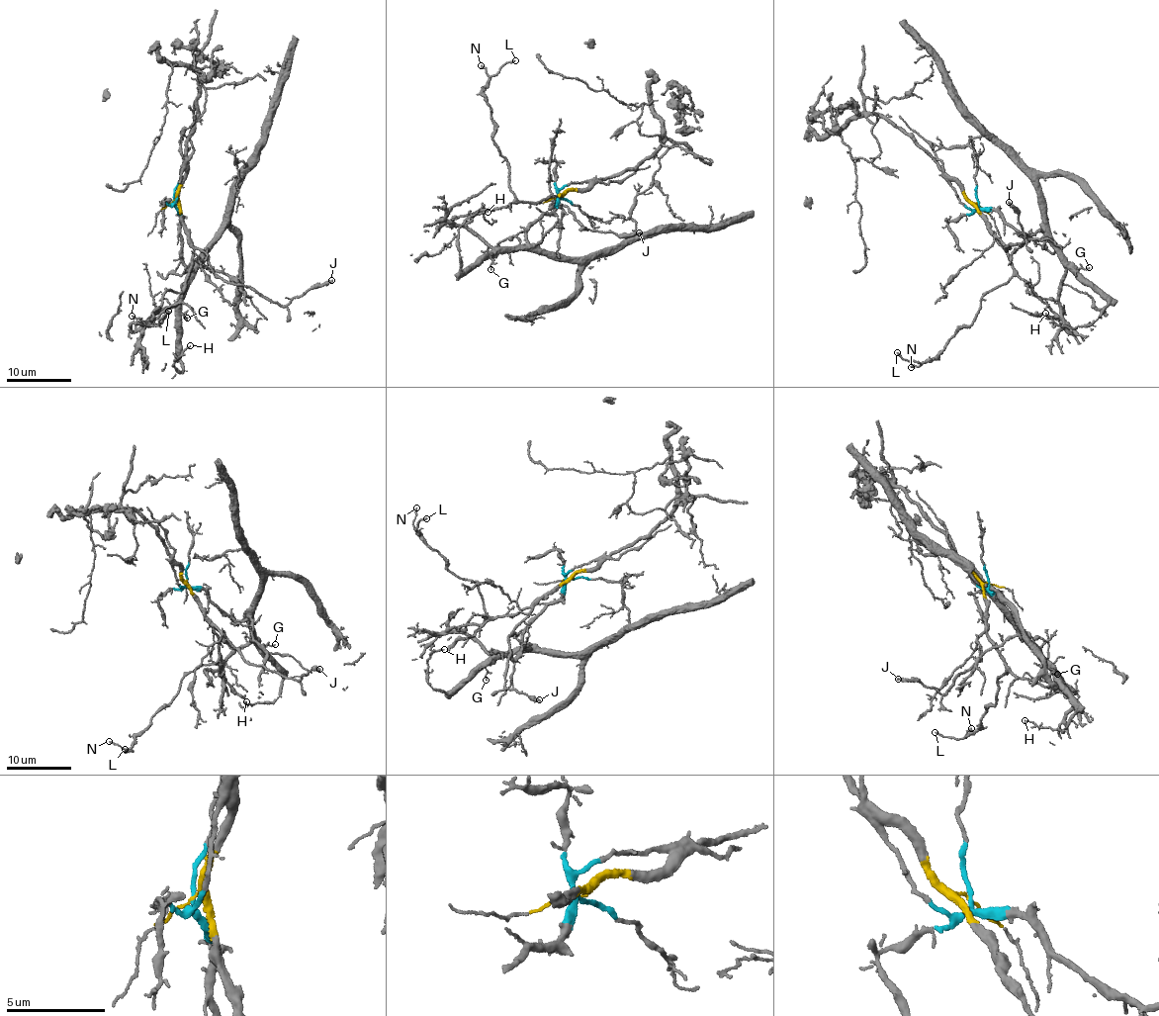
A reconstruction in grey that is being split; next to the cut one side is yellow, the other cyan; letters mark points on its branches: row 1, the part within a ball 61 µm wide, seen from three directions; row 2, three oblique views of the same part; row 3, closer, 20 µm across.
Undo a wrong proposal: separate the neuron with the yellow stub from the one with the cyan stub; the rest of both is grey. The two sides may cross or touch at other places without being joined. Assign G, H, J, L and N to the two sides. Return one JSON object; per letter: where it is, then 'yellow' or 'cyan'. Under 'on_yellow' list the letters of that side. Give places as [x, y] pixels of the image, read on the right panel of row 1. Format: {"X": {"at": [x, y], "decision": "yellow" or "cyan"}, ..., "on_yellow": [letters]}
{"G": {"at": [1089, 267], "decision": "cyan"}, "H": {"at": [1045, 313], "decision": "cyan"}, "J": {"at": [1009, 202], "decision": "yellow"}, "L": {"at": [897, 352], "decision": "yellow"}, "N": {"at": [911, 367], "decision": "yellow"}, "on_yellow": ["J", "L", "N"]}

